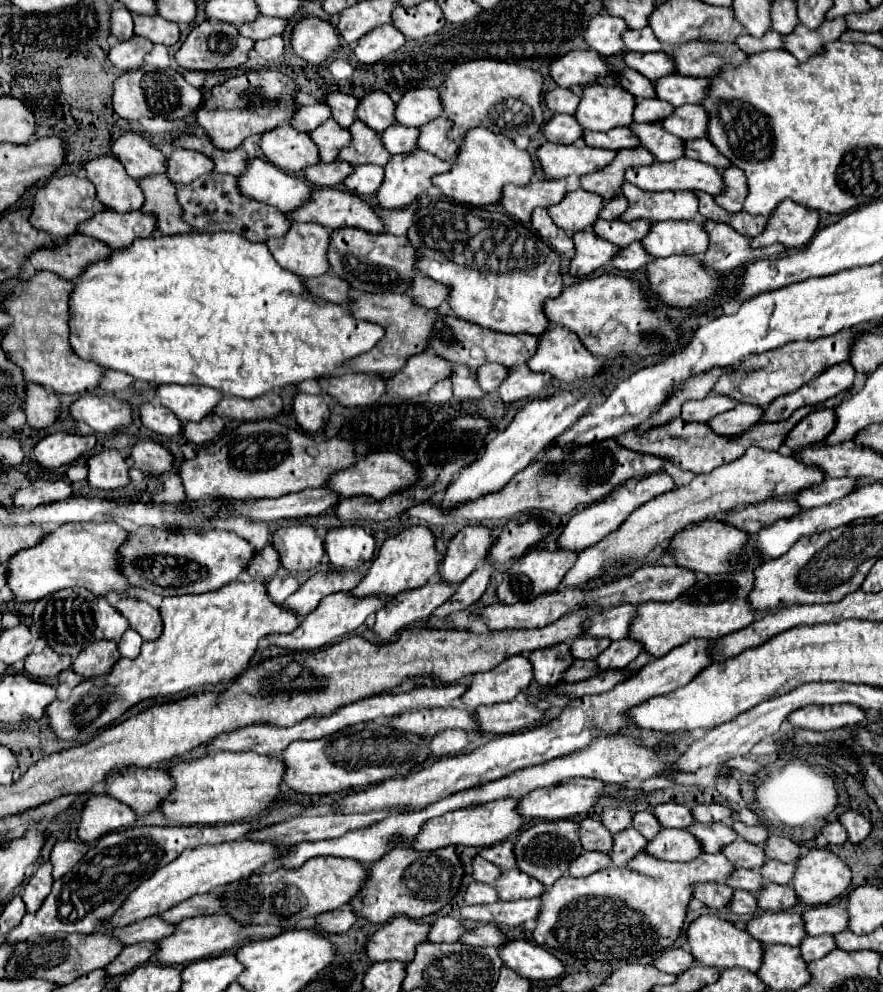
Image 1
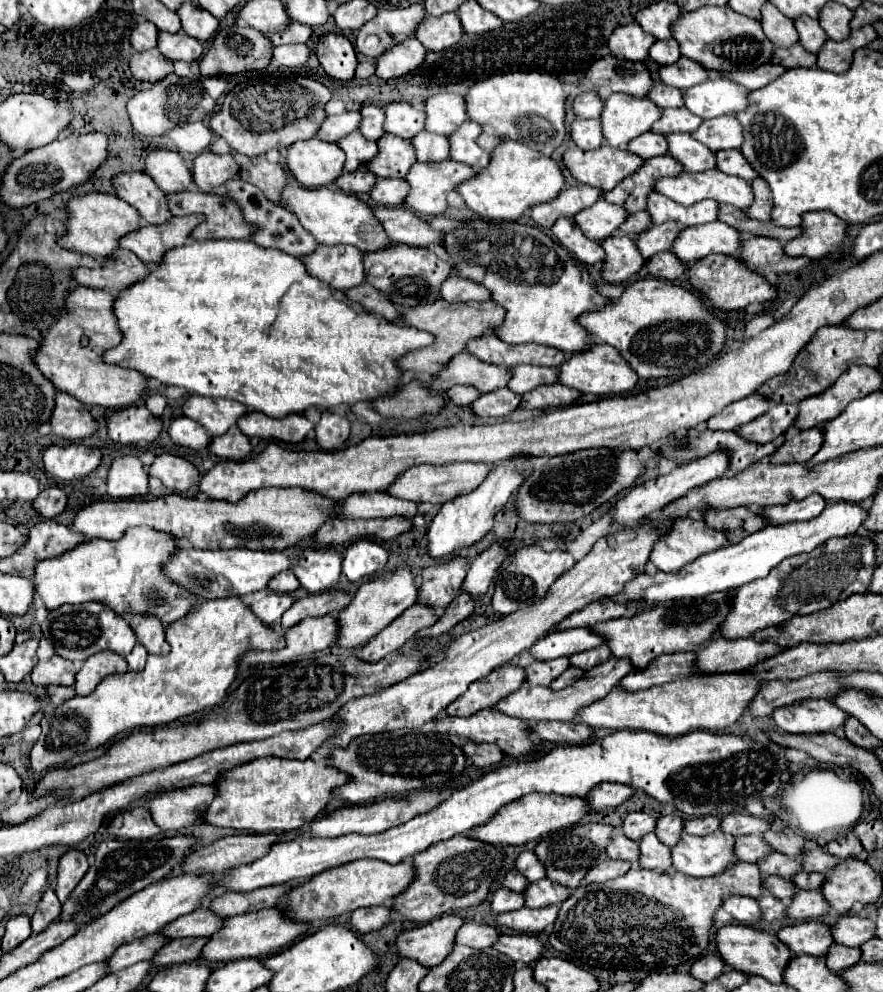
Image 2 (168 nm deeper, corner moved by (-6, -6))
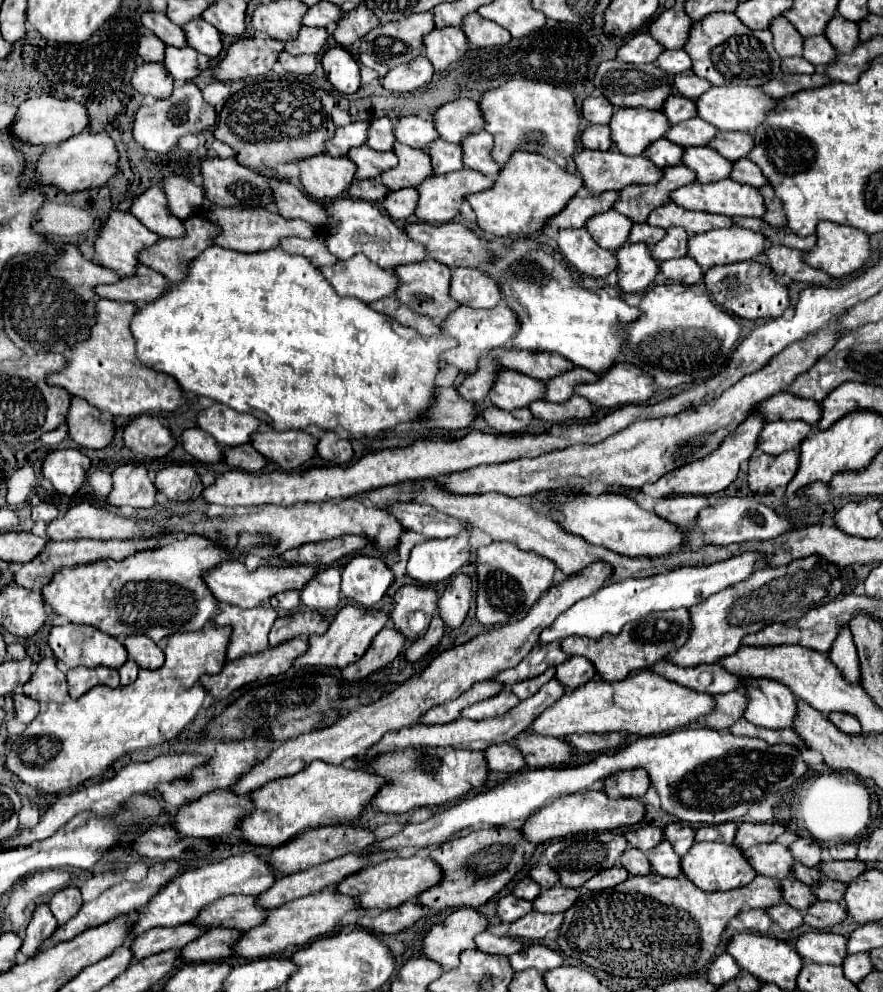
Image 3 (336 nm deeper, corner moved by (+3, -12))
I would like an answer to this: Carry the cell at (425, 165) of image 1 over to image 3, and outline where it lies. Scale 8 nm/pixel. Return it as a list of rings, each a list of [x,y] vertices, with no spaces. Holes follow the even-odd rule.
[[[472,168],[444,176],[430,176],[416,188],[420,194],[416,216],[432,224],[450,222],[460,212],[460,204],[466,200],[466,196],[484,192],[486,188],[492,188],[492,184],[492,178]]]

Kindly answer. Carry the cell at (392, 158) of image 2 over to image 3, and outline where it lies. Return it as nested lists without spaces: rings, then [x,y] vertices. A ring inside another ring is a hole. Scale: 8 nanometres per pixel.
[[[396,142],[394,154],[400,158],[398,166],[392,168],[390,172],[384,172],[380,180],[390,188],[390,190],[400,190],[400,188],[416,188],[420,186],[428,176],[432,176],[432,164],[430,156],[424,150],[410,148],[406,144]]]

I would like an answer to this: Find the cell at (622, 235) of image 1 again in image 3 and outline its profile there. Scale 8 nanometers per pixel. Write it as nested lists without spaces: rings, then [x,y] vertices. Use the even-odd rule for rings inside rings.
[[[668,228],[666,238],[650,246],[652,258],[656,258],[658,262],[664,262],[670,258],[682,258],[688,252],[688,240],[690,236],[684,228]]]

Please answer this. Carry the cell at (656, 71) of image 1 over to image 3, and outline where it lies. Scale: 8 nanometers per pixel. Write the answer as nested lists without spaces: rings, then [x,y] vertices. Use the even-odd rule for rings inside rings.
[[[692,70],[688,72],[682,72],[682,74],[676,74],[674,76],[674,88],[686,96],[686,98],[696,98],[696,96],[702,96],[704,92],[708,92],[708,80],[702,80],[700,76],[696,76]]]

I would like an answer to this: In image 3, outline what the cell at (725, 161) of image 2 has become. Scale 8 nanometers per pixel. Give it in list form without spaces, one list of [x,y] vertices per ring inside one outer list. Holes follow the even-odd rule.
[[[742,158],[734,164],[732,180],[738,180],[742,184],[750,184],[754,188],[762,188],[764,184],[768,184],[768,180],[764,180],[760,168],[756,164],[752,164],[752,160],[748,160],[748,158]]]

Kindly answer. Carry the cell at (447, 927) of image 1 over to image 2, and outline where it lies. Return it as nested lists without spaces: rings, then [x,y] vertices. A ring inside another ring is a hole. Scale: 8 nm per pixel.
[[[463,924],[461,930],[457,930],[455,944],[465,944],[469,948],[485,950],[489,948],[499,936],[499,930],[495,926],[487,924]]]

